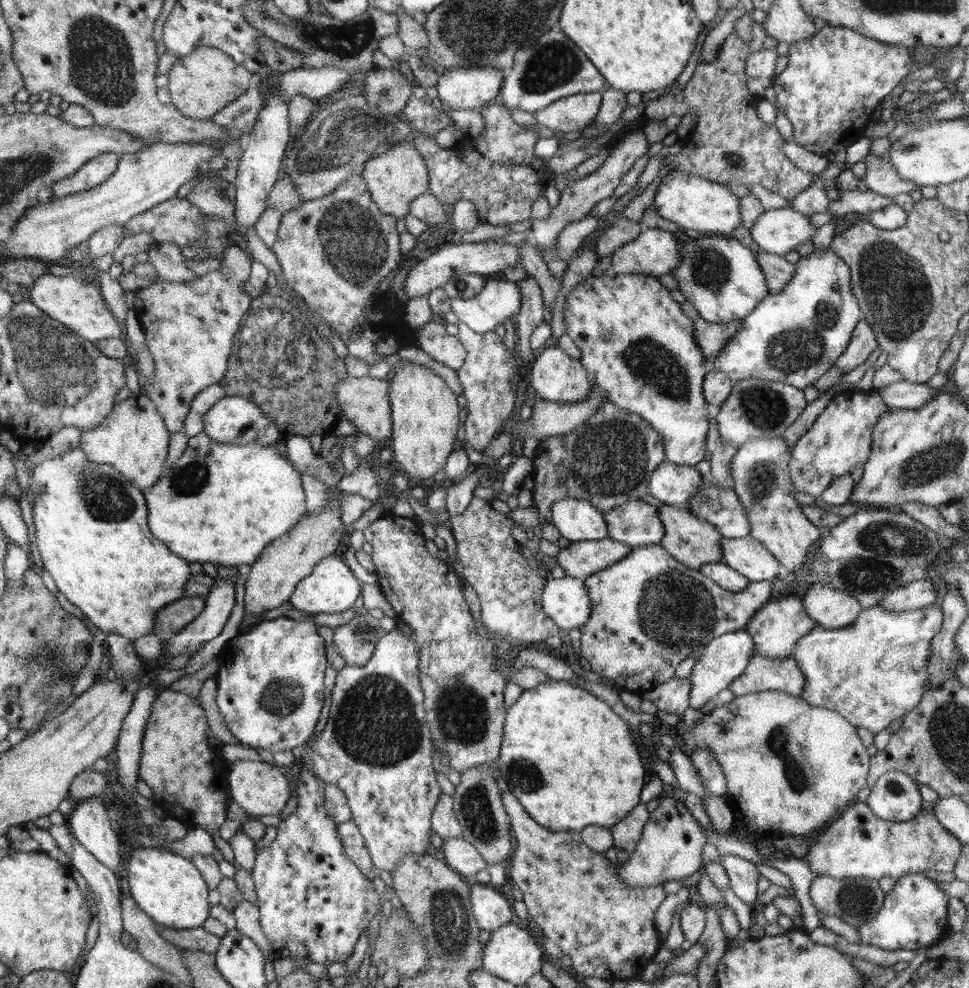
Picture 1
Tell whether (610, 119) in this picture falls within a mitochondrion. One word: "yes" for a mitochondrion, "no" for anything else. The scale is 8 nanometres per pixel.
no

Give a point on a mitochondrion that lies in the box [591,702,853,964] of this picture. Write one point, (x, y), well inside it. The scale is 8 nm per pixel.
(779, 742)

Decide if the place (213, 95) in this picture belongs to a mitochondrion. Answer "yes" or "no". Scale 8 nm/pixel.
no

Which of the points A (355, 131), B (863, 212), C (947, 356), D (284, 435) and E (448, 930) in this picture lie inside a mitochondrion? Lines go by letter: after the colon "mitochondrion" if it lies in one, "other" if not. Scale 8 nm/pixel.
A: mitochondrion
B: other
C: other
D: other
E: mitochondrion

